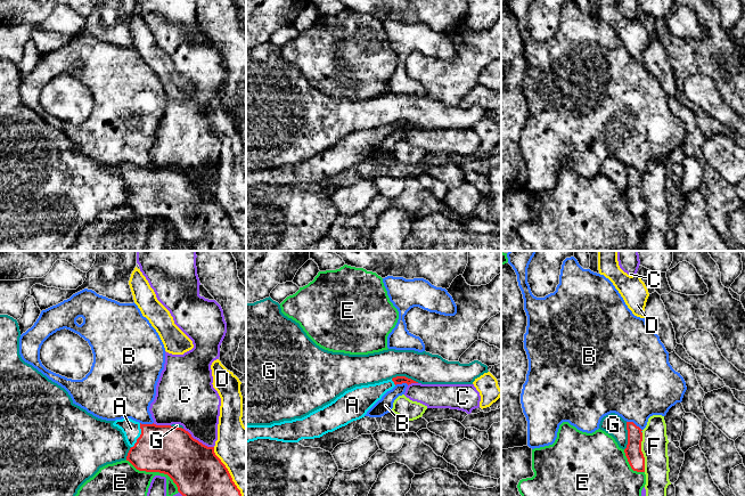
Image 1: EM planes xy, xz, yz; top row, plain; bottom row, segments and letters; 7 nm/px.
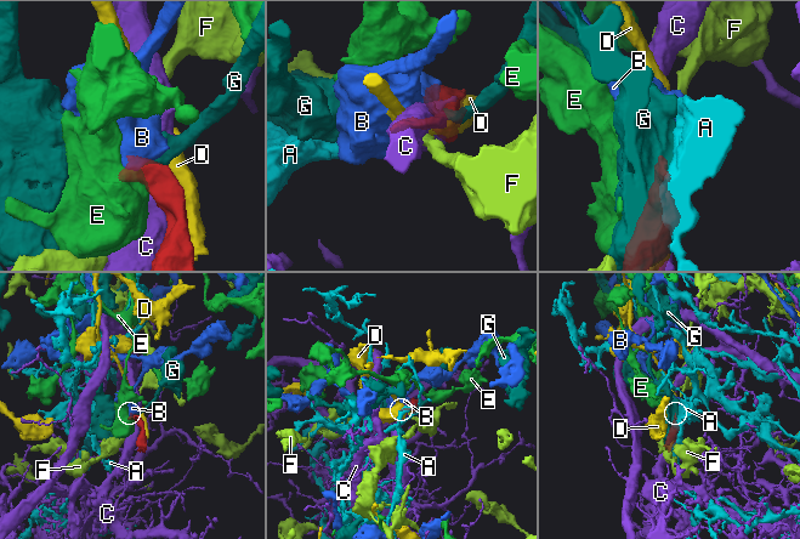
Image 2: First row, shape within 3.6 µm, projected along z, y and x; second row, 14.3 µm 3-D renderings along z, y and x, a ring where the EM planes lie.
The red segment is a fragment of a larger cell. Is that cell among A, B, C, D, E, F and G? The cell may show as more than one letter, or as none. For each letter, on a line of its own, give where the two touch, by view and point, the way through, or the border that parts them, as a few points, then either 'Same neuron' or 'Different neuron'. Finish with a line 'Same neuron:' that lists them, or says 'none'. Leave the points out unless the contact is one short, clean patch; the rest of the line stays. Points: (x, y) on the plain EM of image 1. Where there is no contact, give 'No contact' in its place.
A: Touches red at xy (140, 180). Path across: xy (172, 195), (154, 193), (140, 180), (131, 173). Same neuron
B: Touches red at yz (633, 168). Boundary: yz (627, 165), (632, 165), (641, 175). Different neuron
C: Touches red at xy (197, 185). Different neuron
D: Touches red at xy (230, 221). Different neuron
E: Touches red at xy (155, 216). Different neuron
F: Touches red at yz (641, 196). Boundary: yz (641, 177), (641, 197), (645, 216). Different neuron
G: Touches red at yz (628, 180). Different neuron
Same neuron: A

